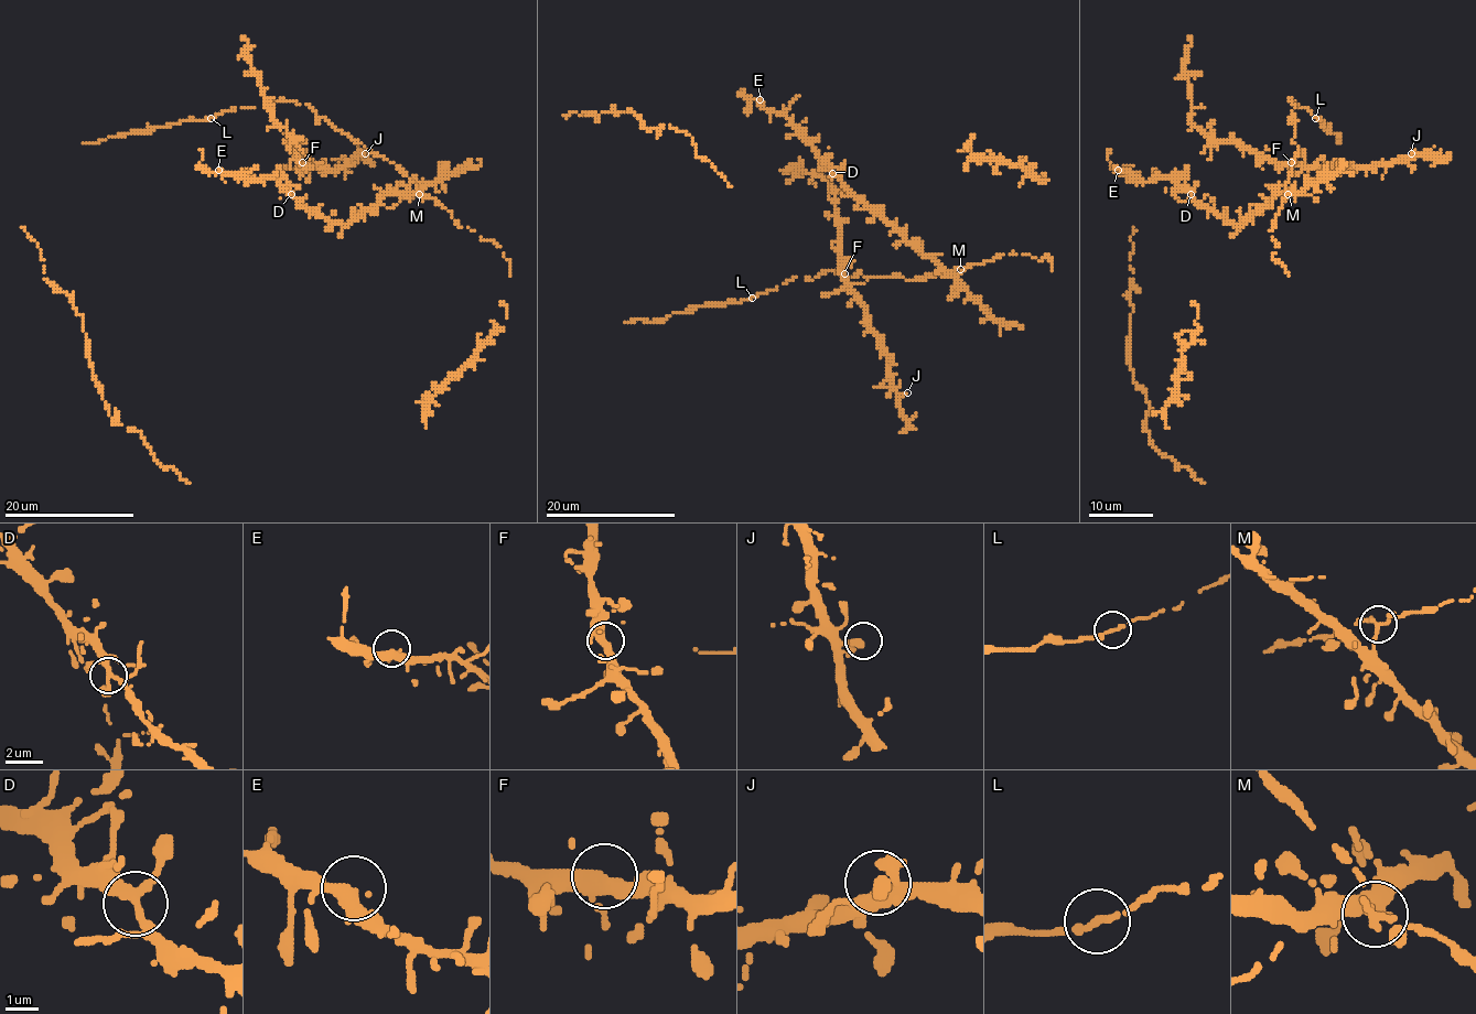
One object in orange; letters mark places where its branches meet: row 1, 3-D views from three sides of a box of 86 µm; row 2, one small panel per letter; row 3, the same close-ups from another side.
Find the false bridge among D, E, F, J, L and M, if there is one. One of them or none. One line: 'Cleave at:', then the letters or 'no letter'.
Cleave at: no letter

